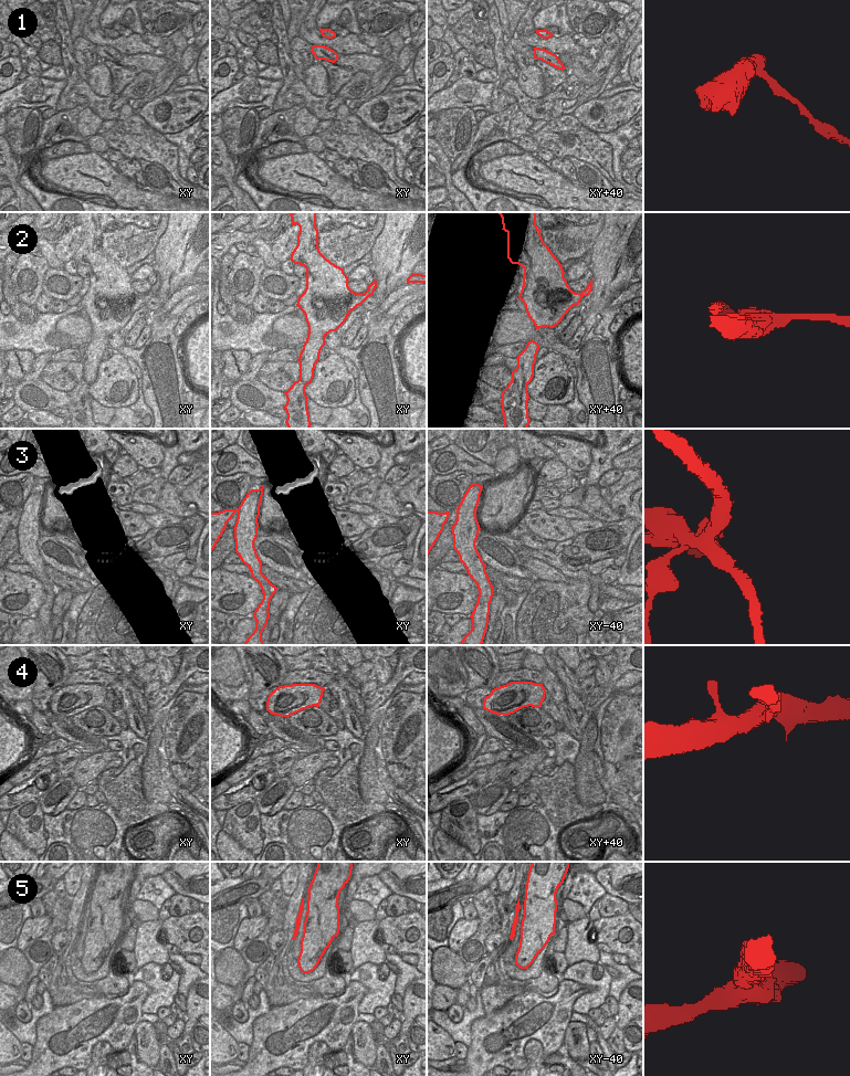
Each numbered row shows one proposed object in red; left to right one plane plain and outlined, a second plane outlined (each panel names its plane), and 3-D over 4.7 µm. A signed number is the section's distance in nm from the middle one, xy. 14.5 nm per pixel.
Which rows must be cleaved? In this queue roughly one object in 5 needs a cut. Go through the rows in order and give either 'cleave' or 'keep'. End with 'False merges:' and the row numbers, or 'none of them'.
1: cleave
2: keep
3: cleave
4: keep
5: keep
False merges: 1, 3

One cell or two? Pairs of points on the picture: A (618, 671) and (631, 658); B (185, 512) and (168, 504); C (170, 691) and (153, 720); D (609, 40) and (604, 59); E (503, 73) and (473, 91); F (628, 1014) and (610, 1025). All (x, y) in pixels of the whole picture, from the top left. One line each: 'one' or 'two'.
A: one
B: one
C: two
D: two
E: two
F: two

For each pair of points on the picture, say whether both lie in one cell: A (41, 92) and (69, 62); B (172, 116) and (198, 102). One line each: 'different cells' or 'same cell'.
A: different cells
B: same cell

